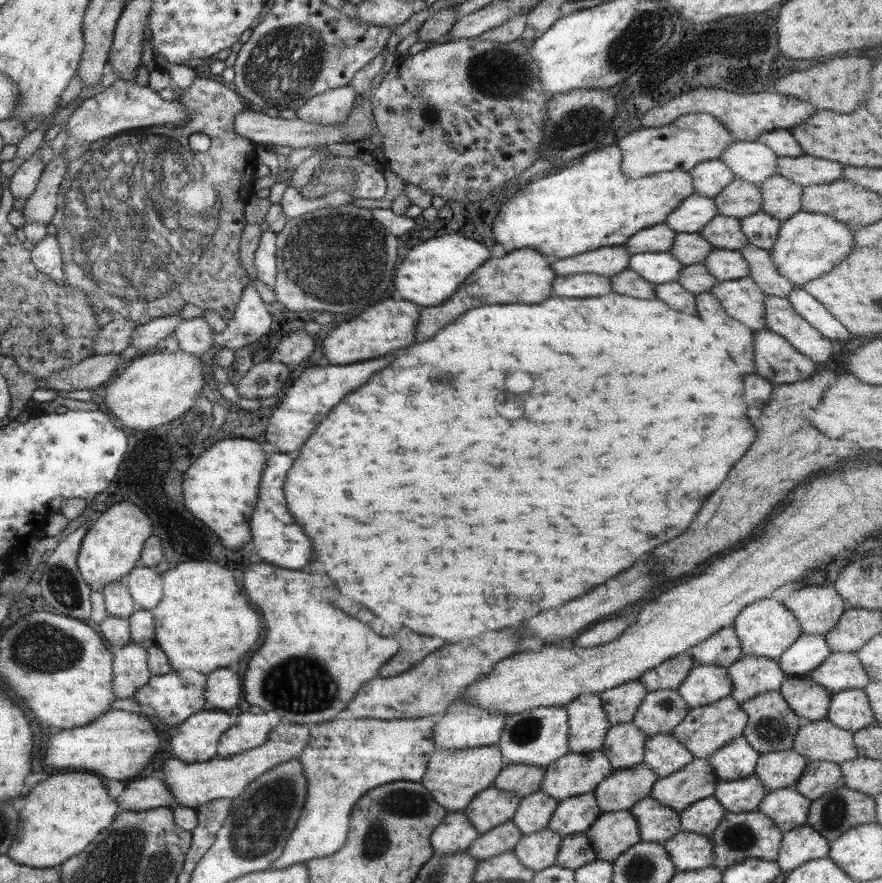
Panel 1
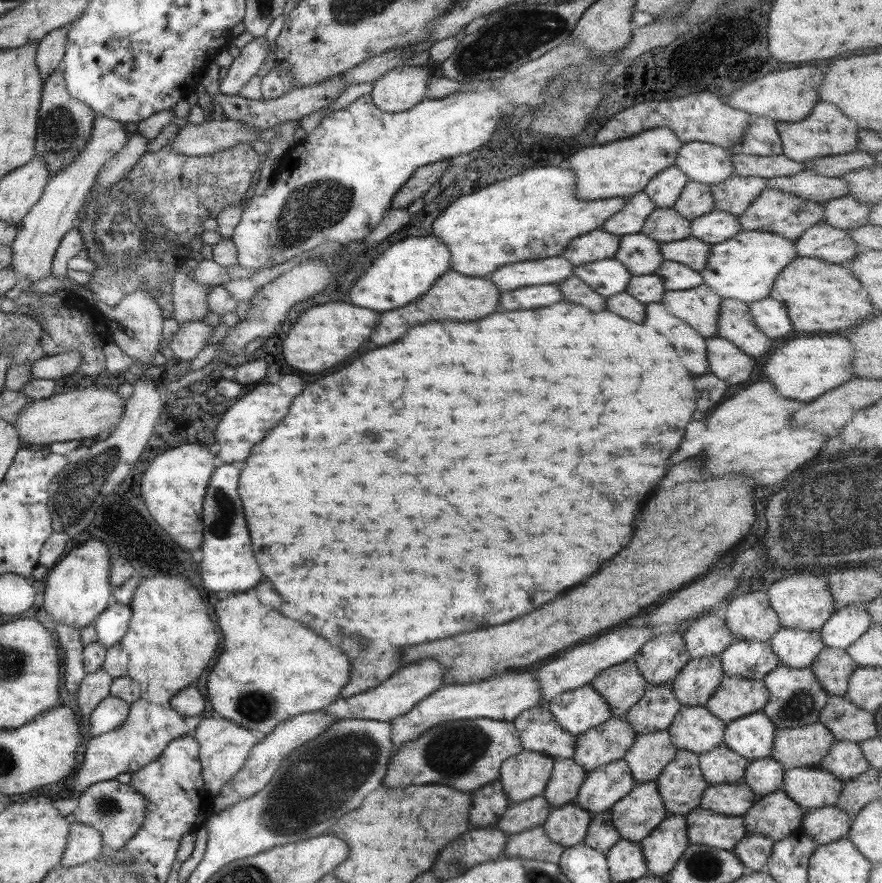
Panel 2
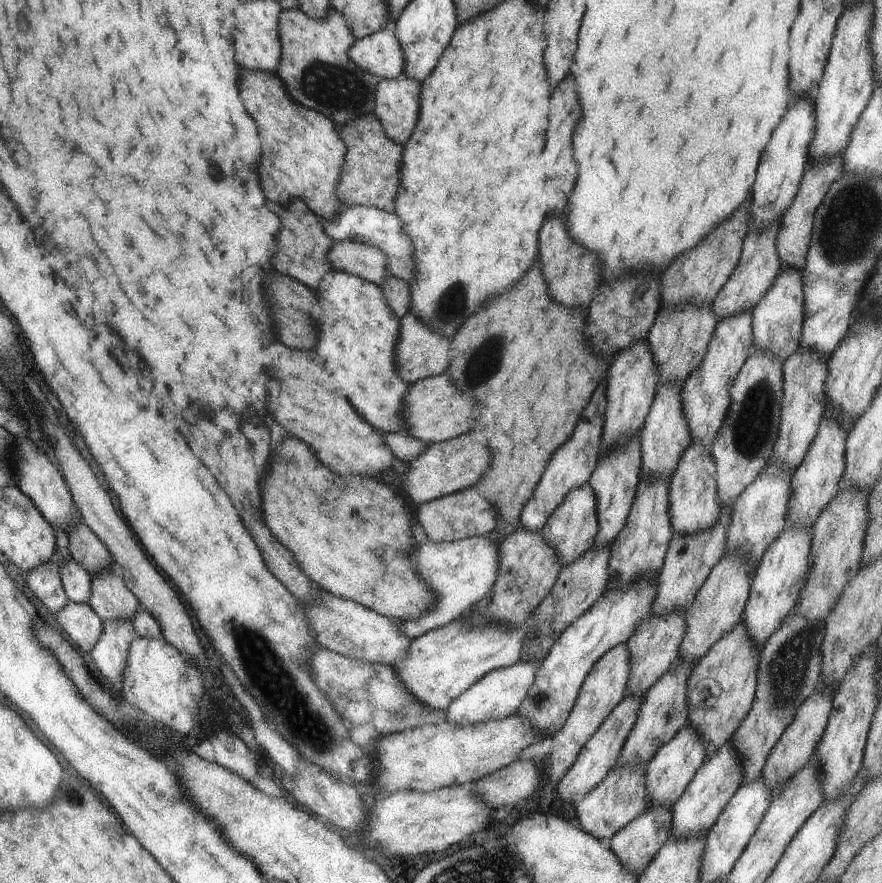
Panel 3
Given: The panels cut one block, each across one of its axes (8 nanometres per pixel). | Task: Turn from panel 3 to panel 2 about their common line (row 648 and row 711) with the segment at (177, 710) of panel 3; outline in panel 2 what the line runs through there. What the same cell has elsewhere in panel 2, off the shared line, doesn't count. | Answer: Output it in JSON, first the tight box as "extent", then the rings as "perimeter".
{"extent":[73,675,200,796],"perimeter":[[[127,675],[112,679],[109,688],[110,696],[119,698],[130,705],[126,719],[117,727],[89,739],[83,753],[84,759],[76,767],[75,785],[73,785],[73,796],[78,796],[91,784],[113,780],[117,774],[137,772],[148,762],[158,758],[167,743],[178,736],[194,736],[200,717],[183,716],[175,712],[168,702],[163,704],[151,704],[141,700],[139,684]]]}

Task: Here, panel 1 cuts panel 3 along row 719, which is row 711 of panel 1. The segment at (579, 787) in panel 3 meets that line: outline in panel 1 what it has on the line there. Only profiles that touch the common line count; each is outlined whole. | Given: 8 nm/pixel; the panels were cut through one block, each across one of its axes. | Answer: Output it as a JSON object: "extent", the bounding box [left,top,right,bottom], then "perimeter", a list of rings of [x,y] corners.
{"extent":[597,679,647,726],"perimeter":[[[638,679],[597,694],[609,726],[631,722],[645,694],[647,691]]]}

